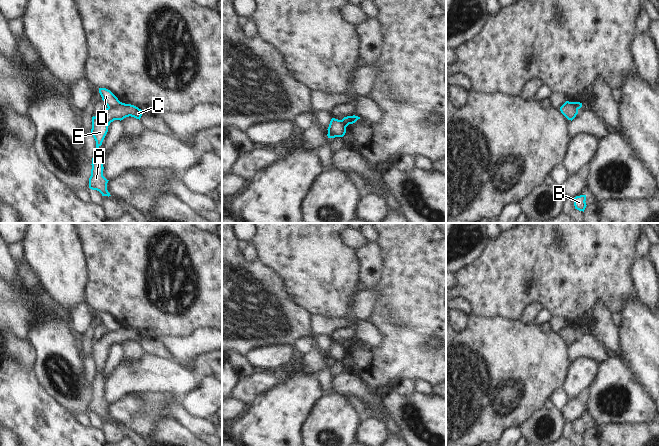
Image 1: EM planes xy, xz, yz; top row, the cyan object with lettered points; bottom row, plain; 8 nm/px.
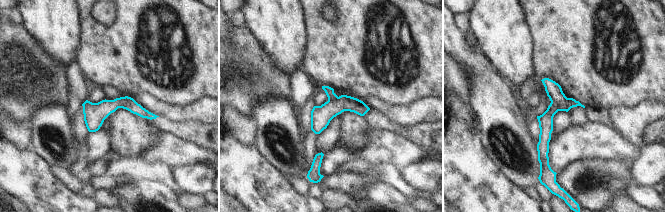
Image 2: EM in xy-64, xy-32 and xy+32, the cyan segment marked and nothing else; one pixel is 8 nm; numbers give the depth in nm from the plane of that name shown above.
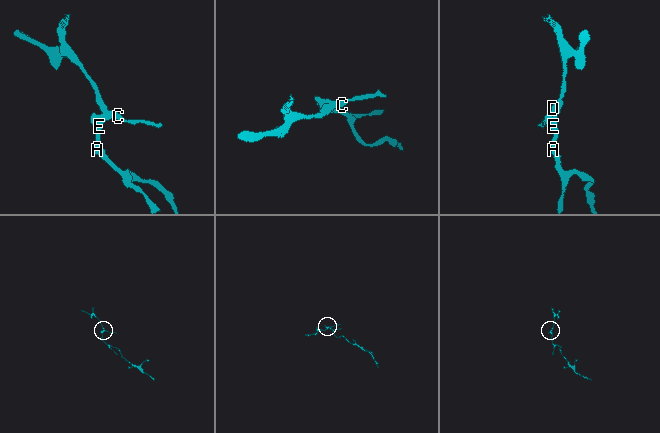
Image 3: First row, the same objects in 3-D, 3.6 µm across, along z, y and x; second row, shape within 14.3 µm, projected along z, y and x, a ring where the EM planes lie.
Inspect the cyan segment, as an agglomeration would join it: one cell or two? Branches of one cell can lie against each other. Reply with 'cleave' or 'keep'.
cleave

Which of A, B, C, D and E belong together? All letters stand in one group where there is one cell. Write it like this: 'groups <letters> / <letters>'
groups A B C E / D

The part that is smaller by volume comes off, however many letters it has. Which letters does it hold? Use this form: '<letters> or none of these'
D.

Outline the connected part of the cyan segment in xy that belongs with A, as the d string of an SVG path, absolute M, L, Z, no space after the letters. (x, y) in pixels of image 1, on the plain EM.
M120 327L113 332L106 332L98 340L92 341L92 353L91 357L96 365L96 375L94 381L92 382L92 393L91 400L89 402L89 412L92 414L99 415L102 420L111 420L107 414L107 404L103 400L103 387L104 380L99 371L102 369L102 366L108 356L108 350L114 344L123 344L126 341L134 341L136 343L141 342L142 338L145 335L139 333L138 331Z

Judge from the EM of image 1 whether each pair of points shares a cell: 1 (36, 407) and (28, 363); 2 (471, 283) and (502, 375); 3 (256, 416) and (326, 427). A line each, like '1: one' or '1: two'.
1: two
2: two
3: two

